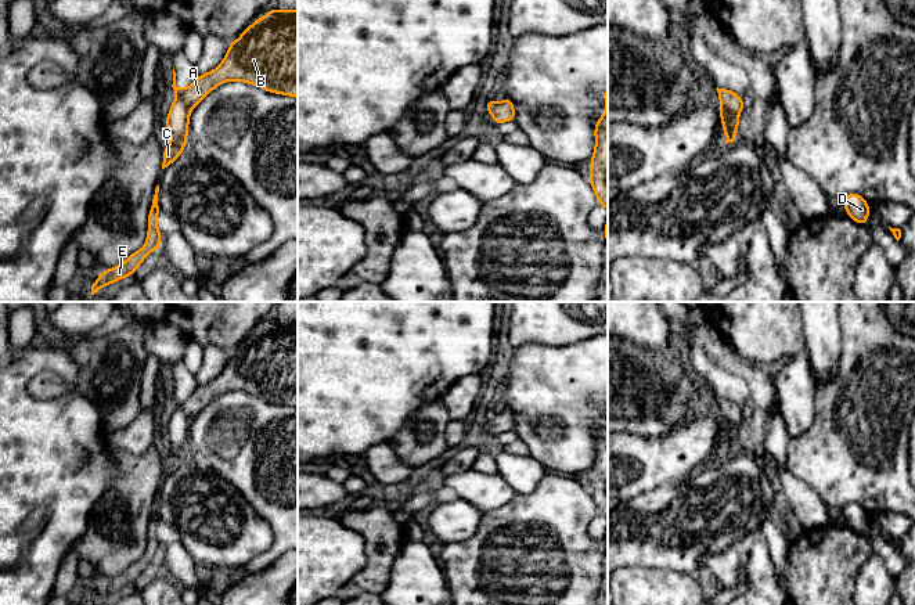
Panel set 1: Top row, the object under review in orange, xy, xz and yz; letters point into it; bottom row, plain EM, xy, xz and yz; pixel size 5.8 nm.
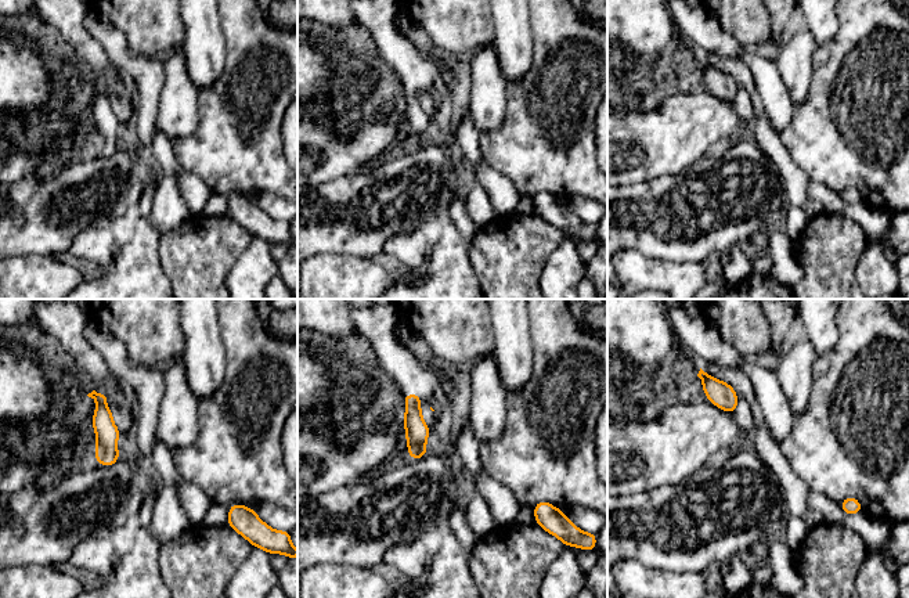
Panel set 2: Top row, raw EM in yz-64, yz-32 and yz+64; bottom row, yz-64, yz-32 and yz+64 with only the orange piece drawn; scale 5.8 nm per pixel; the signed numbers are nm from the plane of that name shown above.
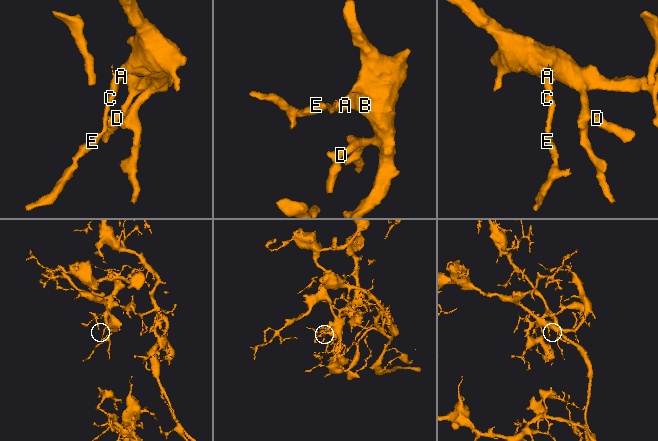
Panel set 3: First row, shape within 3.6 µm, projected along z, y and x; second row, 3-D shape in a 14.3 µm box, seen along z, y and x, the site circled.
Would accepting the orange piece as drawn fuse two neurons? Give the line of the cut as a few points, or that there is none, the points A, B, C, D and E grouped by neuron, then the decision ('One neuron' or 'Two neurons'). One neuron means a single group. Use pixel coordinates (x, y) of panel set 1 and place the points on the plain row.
Split along xy (186, 399), (186, 416), (190, 420). Groups: A B D / C E. Two neurons

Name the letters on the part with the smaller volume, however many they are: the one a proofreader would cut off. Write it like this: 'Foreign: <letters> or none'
Foreign: C, E

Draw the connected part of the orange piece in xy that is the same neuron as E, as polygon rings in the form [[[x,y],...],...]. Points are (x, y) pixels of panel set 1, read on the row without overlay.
[[[156,496],[155,498],[152,516],[148,523],[148,544],[144,558],[132,563],[122,575],[111,580],[101,581],[98,584],[98,590],[91,595],[91,605],[98,602],[108,594],[116,593],[123,587],[132,586],[137,580],[137,577],[143,573],[143,570],[148,566],[150,562],[159,559],[162,544],[158,539],[156,529],[162,519],[159,518],[158,514],[158,503],[159,503],[159,496]]]

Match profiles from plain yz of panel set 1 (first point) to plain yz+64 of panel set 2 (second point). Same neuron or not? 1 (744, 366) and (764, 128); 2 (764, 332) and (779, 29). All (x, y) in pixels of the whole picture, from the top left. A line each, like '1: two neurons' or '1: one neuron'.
1: two neurons
2: two neurons

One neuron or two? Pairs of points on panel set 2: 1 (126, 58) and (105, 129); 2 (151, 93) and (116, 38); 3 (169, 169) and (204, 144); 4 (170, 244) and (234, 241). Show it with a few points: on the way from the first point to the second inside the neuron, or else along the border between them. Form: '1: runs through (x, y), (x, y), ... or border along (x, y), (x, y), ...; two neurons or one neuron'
1: border along (100, 43), (107, 57), (121, 68); two neurons
2: runs through (147, 79), (119, 51); one neuron
3: border along (170, 143), (177, 162), (184, 169); two neurons
4: runs through (186, 244), (215, 244), (219, 241); one neuron

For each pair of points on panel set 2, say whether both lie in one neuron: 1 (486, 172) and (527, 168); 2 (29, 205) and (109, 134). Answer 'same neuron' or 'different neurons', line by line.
1: different neurons
2: different neurons

